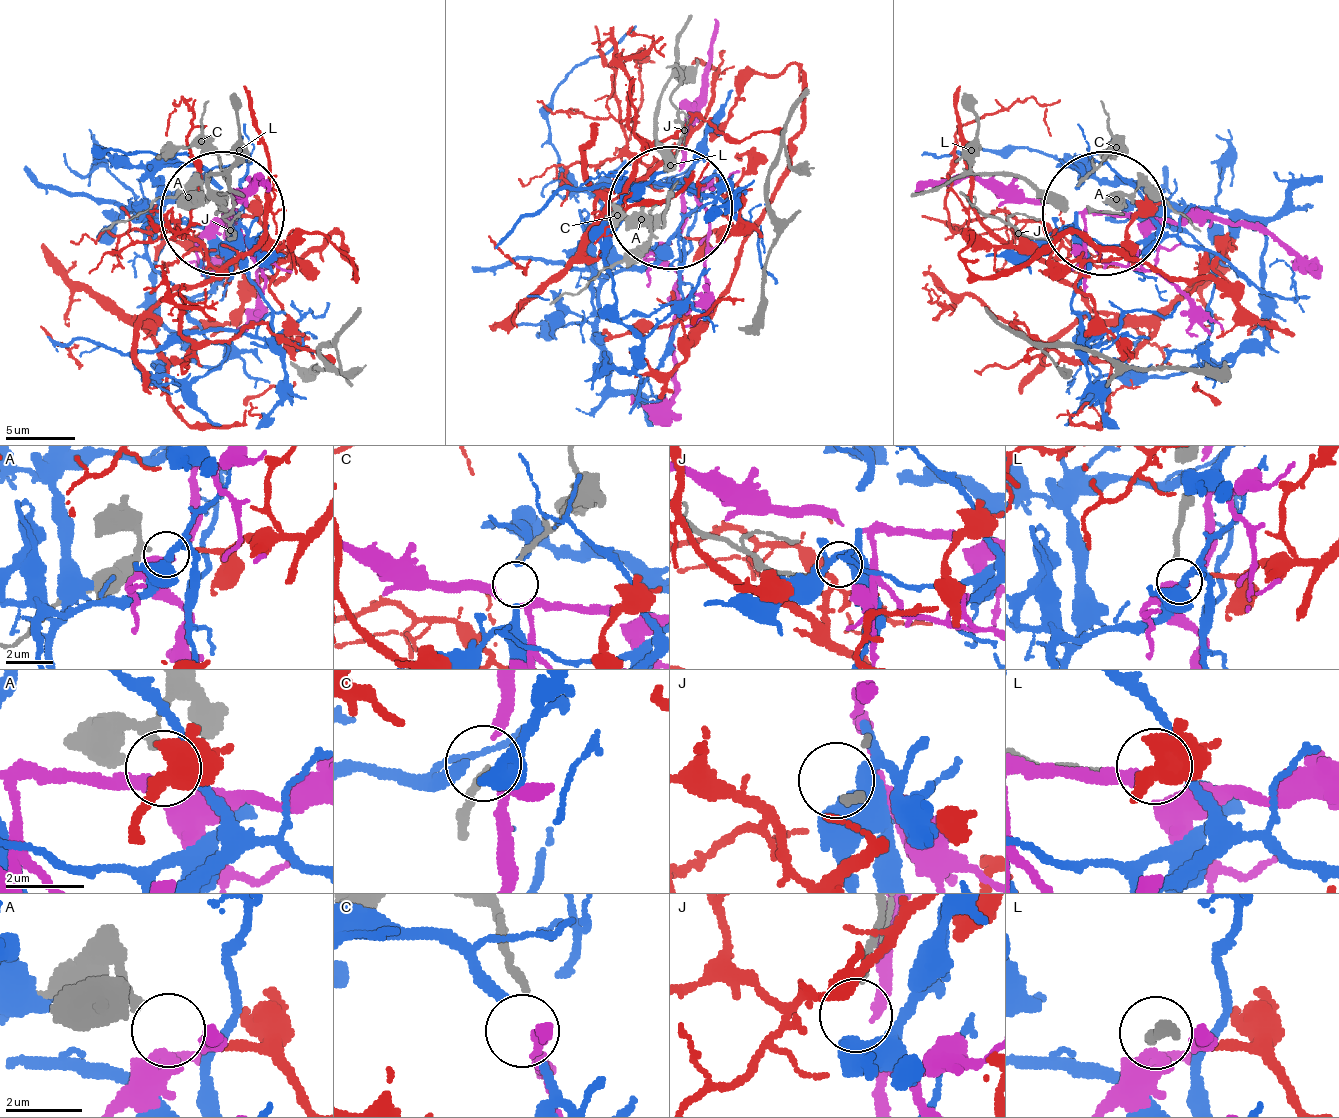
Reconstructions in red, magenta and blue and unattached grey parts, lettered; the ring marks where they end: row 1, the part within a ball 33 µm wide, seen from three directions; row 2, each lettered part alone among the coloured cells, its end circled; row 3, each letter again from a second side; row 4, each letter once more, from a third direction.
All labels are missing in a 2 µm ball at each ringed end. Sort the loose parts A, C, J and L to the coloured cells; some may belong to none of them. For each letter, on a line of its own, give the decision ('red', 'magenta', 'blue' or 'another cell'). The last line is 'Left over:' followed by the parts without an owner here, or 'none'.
A: red
C: magenta
J: another cell
L: another cell
Left over: J, L

